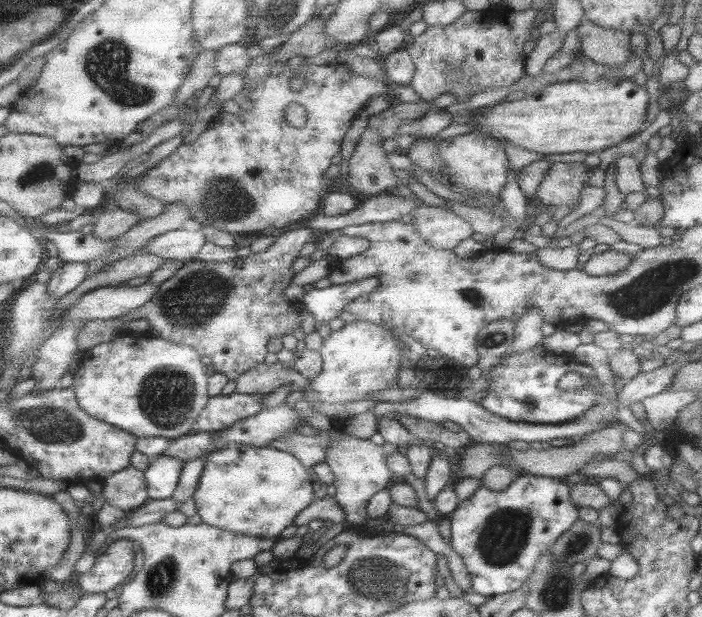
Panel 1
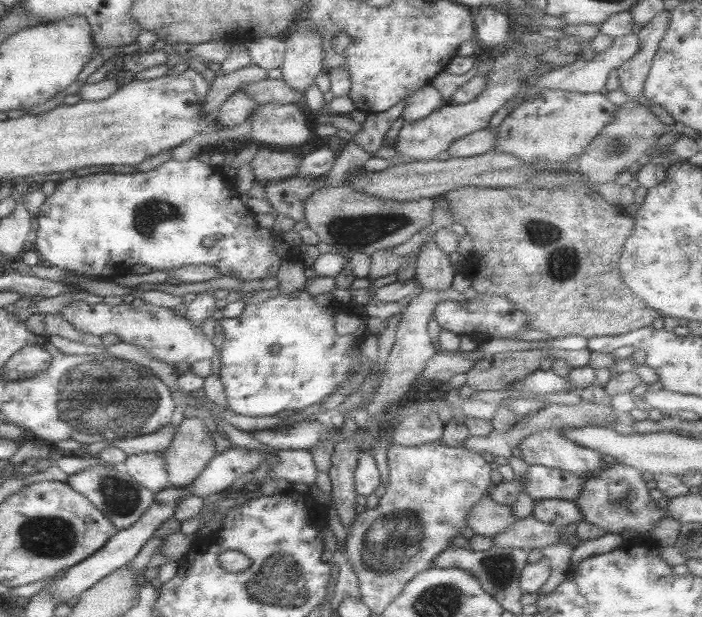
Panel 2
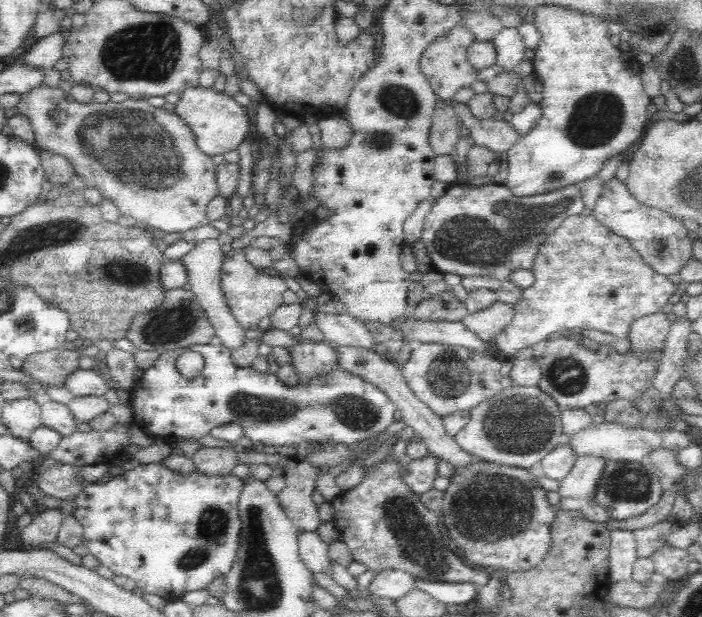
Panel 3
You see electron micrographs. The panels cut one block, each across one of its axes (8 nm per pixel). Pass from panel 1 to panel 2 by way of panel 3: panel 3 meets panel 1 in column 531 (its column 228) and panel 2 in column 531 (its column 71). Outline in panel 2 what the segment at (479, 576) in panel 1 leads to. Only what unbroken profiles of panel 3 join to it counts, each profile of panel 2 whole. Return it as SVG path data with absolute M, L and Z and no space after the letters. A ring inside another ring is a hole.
M561 499L533 500L531 517L557 527L578 524L583 521L583 516L574 501Z

